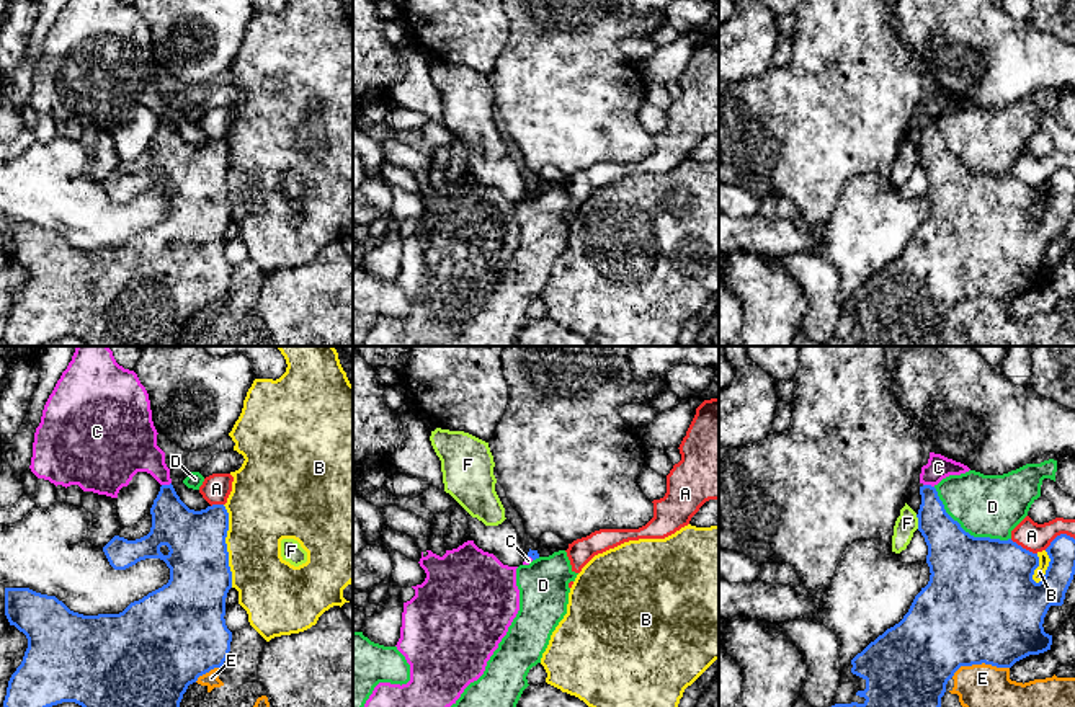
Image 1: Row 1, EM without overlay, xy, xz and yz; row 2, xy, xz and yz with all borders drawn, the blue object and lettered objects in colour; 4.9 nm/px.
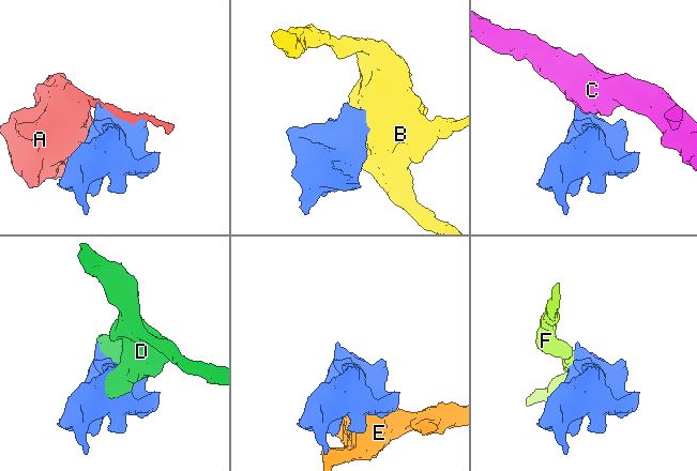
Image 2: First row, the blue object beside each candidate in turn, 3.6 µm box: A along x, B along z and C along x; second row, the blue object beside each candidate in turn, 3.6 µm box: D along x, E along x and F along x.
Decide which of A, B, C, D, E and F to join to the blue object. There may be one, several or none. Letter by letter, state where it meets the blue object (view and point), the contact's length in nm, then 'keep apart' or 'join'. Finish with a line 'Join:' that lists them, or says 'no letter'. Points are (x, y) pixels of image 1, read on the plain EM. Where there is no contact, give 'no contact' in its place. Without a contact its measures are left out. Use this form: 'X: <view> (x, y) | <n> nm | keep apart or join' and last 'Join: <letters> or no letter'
A: yz (1061, 168) | 160 nm | keep apart
B: xy (226, 180) | 420 nm | keep apart
C: yz (928, 120) | 60 nm | keep apart
D: yz (964, 165) | 460 nm | keep apart
E: yz (979, 297) | 300 nm | keep apart
F: yz (918, 155) | 70 nm | keep apart
Join: no letter

